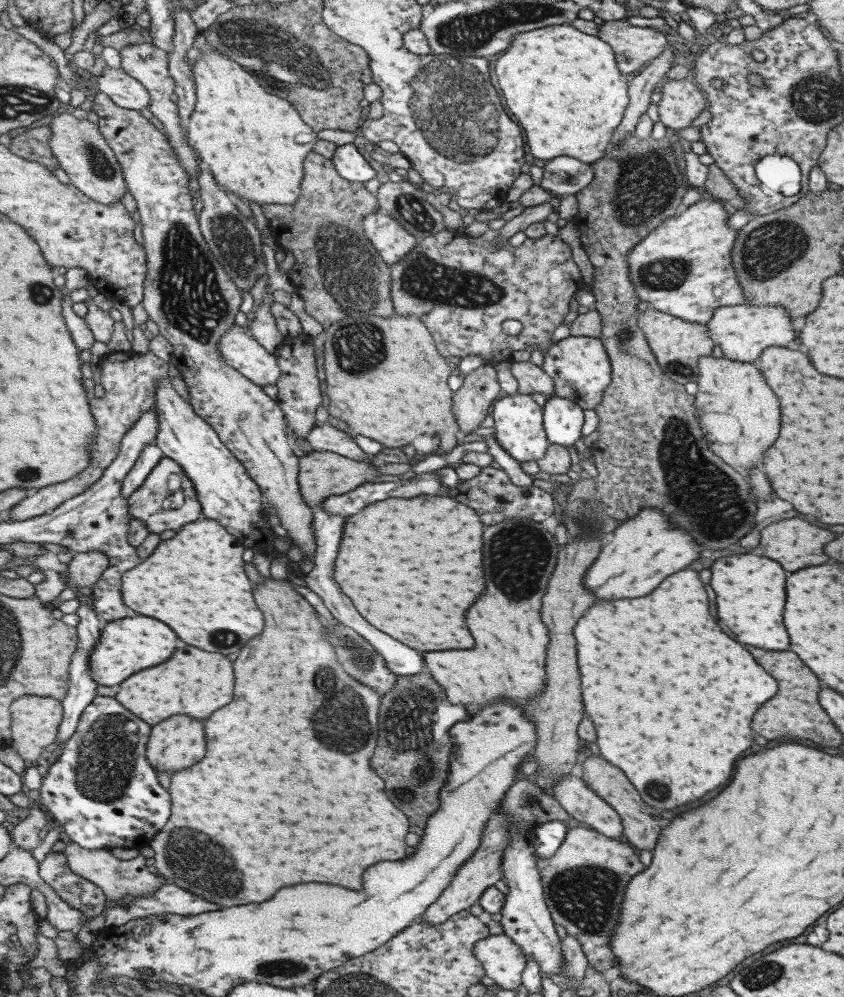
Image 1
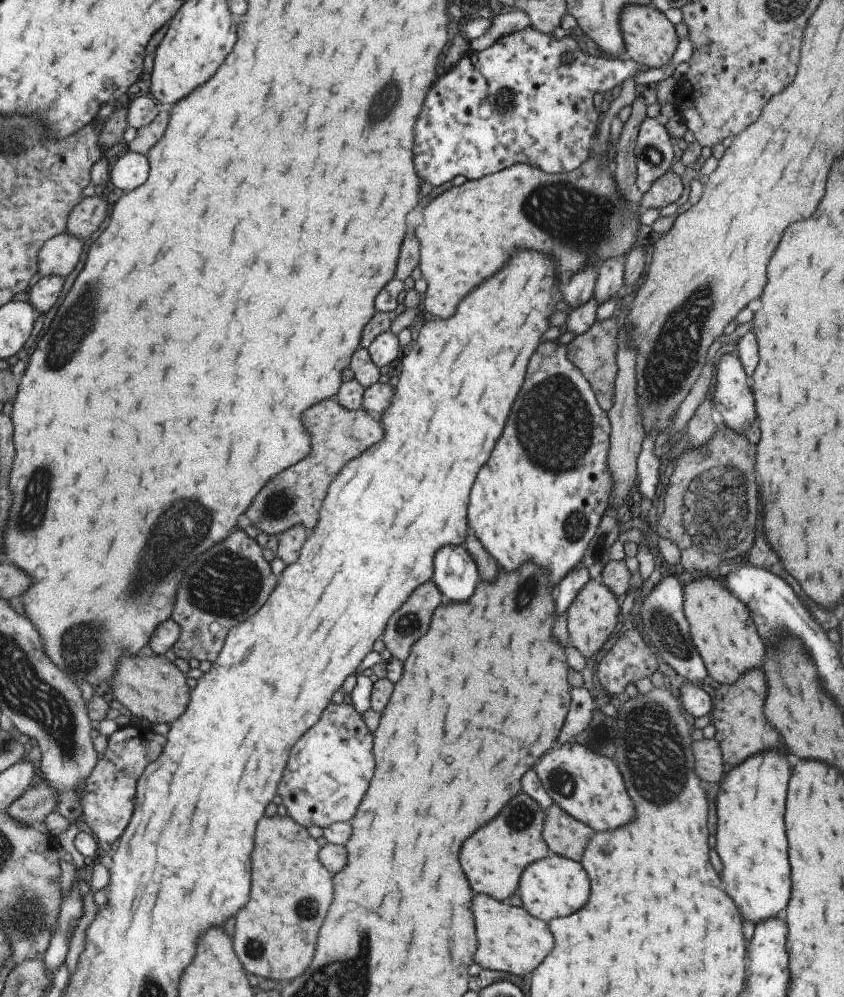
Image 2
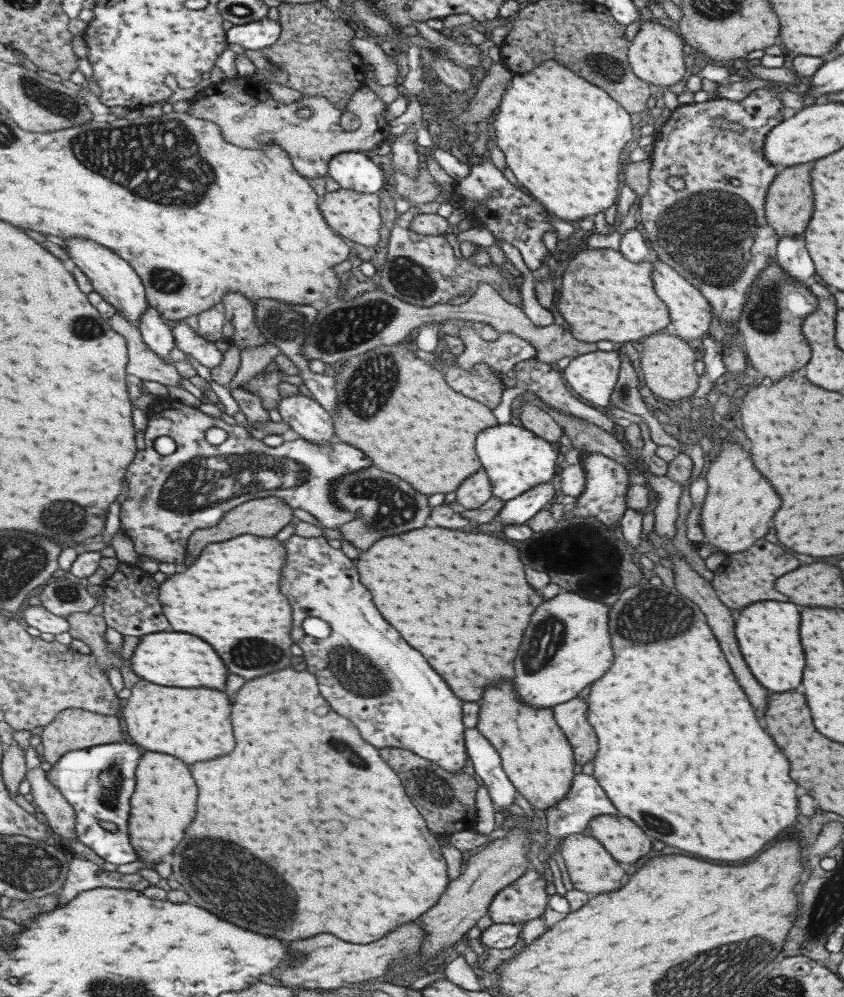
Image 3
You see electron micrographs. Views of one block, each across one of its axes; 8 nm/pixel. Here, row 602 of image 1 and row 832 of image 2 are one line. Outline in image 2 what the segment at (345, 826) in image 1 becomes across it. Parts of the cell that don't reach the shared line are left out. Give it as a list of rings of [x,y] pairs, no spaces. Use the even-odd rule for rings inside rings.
[[[287,814],[281,818],[263,816],[259,820],[255,830],[255,848],[251,852],[251,892],[247,904],[239,908],[233,926],[233,950],[239,962],[243,962],[245,970],[265,978],[285,980],[295,978],[307,970],[313,956],[315,936],[321,928],[321,922],[327,914],[333,896],[331,876],[317,860],[319,848],[315,839],[307,833],[307,829]]]

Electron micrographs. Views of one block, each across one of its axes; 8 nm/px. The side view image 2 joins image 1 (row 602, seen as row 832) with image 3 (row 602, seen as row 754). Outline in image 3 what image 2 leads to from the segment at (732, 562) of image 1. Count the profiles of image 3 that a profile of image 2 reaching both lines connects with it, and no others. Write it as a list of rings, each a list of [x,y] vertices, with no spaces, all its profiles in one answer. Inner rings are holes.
[[[755,602],[748,604],[735,620],[735,638],[749,672],[769,692],[795,690],[801,682],[801,670],[805,666],[799,636],[799,612],[789,602]]]

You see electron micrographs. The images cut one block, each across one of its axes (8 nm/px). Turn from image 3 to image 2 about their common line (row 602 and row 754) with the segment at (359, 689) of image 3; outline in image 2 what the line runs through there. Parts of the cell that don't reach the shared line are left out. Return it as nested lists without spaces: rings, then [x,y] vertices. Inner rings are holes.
[[[342,701],[340,704],[327,704],[319,720],[293,744],[281,782],[277,786],[277,794],[283,800],[286,814],[297,824],[305,828],[319,826],[324,829],[333,822],[345,822],[353,818],[361,802],[361,796],[371,780],[371,774],[373,774],[371,732],[365,727],[361,715],[355,711],[351,703],[347,704]]]

